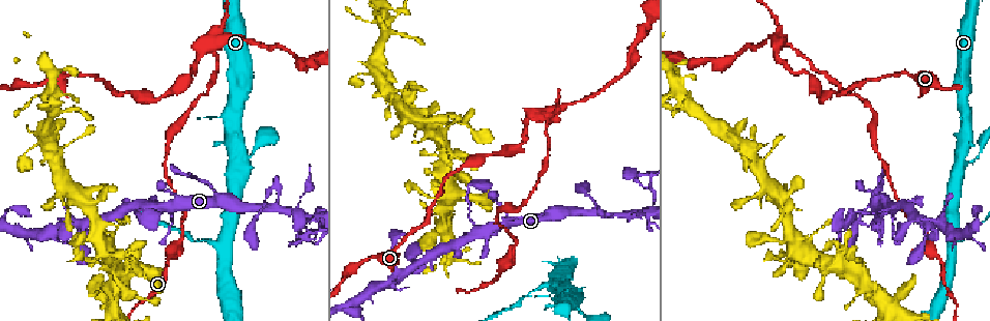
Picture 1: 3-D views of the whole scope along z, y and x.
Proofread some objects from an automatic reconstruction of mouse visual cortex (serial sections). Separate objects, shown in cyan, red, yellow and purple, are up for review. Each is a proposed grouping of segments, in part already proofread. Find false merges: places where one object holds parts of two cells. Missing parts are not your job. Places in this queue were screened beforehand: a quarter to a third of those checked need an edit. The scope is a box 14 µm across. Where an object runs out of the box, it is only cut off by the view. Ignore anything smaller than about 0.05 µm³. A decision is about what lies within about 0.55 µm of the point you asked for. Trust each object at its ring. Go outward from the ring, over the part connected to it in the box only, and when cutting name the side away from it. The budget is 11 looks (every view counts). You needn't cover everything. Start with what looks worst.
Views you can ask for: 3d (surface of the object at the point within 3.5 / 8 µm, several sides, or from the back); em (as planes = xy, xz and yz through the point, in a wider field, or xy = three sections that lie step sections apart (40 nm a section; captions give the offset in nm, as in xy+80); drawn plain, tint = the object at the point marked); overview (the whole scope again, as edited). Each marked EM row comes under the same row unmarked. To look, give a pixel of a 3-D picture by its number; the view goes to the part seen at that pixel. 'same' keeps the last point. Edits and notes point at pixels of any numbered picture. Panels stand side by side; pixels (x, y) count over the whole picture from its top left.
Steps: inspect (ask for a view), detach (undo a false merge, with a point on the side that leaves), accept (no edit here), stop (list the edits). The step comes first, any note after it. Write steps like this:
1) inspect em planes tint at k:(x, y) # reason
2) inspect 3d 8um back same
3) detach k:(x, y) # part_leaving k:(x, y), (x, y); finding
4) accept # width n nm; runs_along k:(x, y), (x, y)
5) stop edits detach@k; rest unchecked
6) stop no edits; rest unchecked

inspect 3d 3.5um back at 1:(216, 43) # four or more arms meet

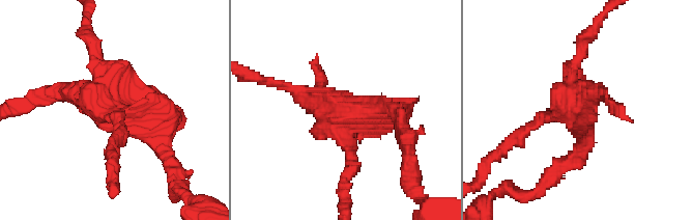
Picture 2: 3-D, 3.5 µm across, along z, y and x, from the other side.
inspect em xy step 1 tint at 2:(346, 111) # now the EM

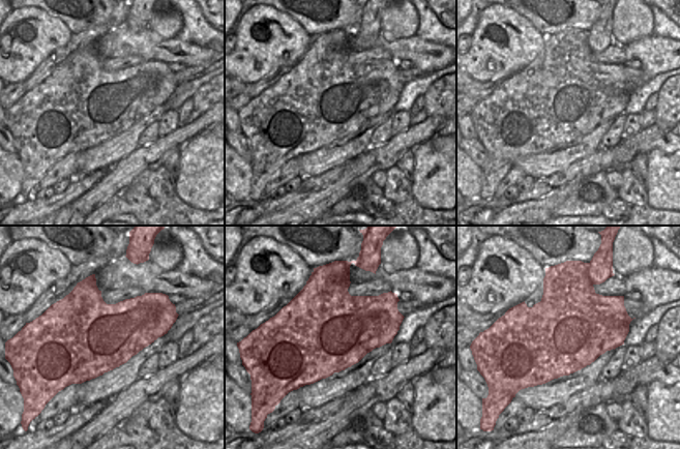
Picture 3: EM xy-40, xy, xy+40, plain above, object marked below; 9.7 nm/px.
detach 2:(522, 133) # a second cell is stuck on

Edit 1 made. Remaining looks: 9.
inspect 3d 3.5um at 1:(879, 209) # abrupt turn

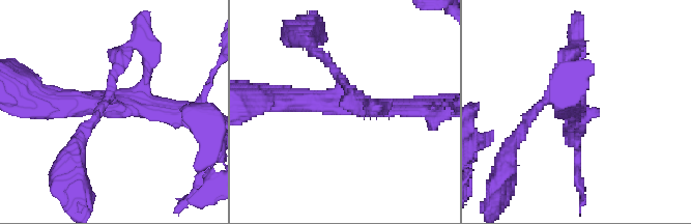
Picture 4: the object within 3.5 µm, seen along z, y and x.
inspect em xy step 1 tint at 4:(334, 103) # arms 4; arm_widths 150, 150, 200, 300 nm; now the EM

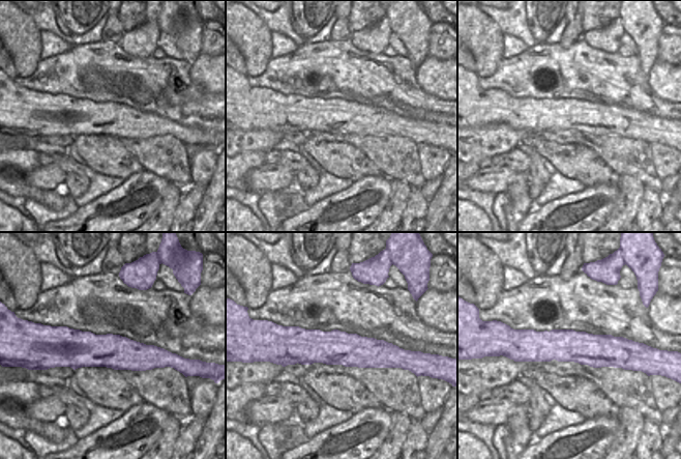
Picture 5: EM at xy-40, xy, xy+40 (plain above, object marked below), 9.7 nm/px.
inspect em xy step 3 tint same # another direction

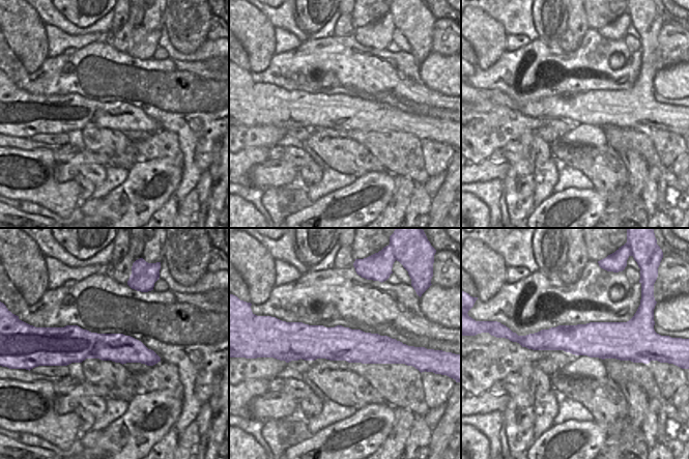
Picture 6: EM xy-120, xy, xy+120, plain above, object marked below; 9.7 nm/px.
accept # runs_along 6:(291, 336), (306, 342), (399, 352); all the same cell

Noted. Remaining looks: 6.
inspect 3d 3.5um at 1:(646, 214) # small branch off a trunk

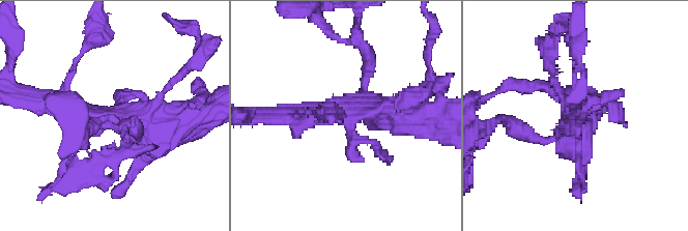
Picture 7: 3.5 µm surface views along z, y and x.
inspect em xy step 3 tint at 7:(113, 124) # now the EM

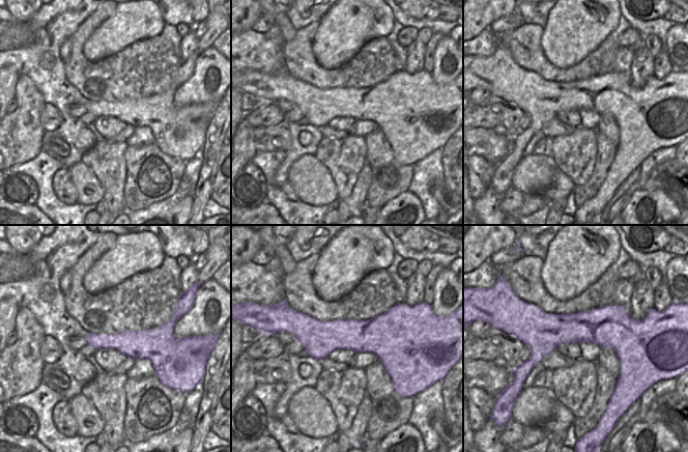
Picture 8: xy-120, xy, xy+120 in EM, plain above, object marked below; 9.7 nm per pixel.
accept # runs_along 8:(294, 329), (311, 333), (401, 333); one cell here

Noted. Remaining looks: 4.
inspect 3d 3.5um back at 1:(134, 263) # a narrow waist

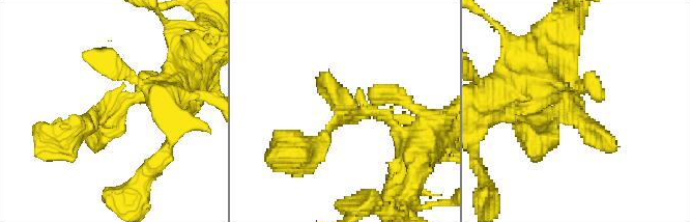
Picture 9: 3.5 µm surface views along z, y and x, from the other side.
inspect em xy step 3 tint at 9:(119, 111)

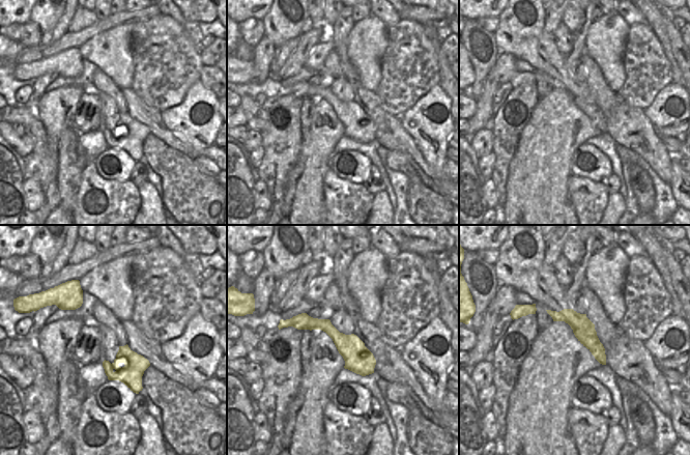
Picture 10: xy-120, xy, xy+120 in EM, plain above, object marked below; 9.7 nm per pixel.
accept # one cell here

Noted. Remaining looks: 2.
stop edits detach@2; rest unchecked

